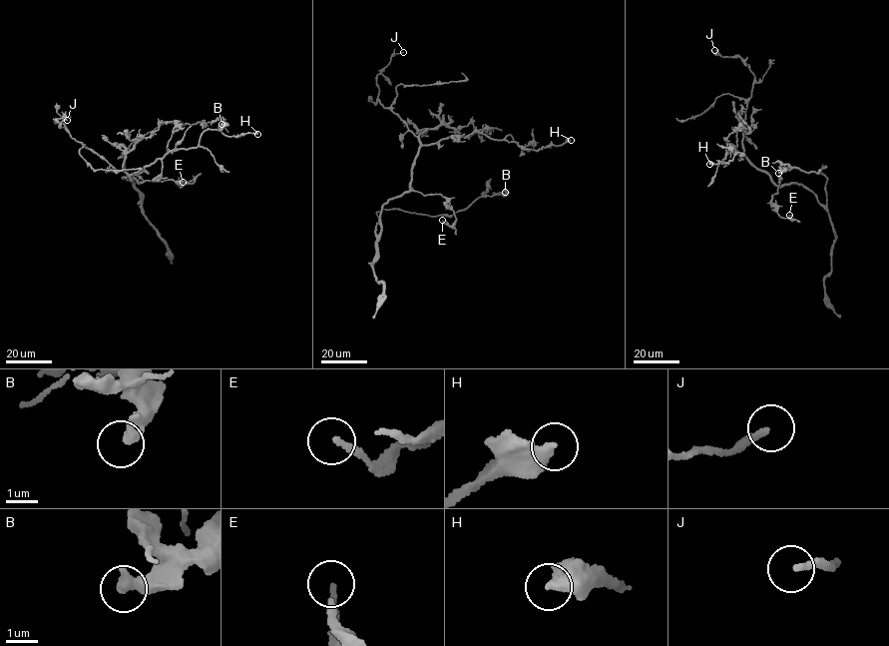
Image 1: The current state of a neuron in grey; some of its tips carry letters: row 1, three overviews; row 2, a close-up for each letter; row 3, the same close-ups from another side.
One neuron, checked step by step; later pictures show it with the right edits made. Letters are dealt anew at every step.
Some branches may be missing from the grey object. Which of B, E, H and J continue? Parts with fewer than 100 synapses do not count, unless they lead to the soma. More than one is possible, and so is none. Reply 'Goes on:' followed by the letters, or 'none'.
Goes on: H

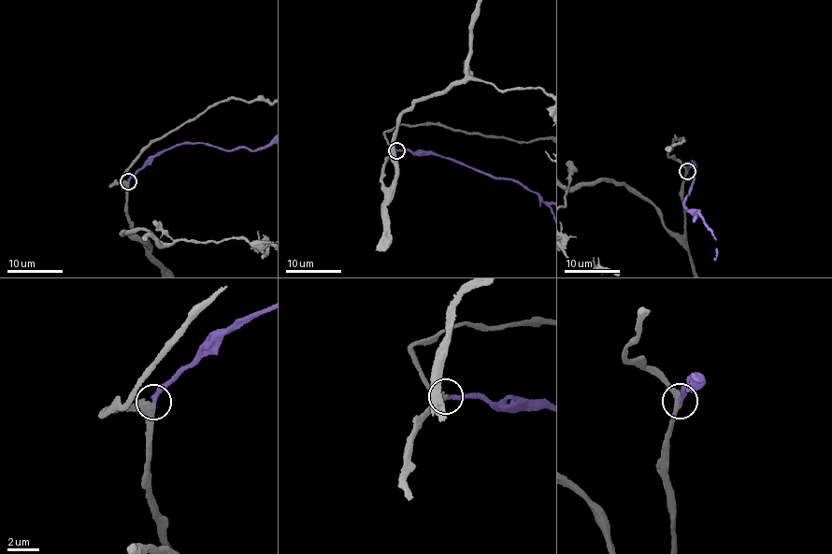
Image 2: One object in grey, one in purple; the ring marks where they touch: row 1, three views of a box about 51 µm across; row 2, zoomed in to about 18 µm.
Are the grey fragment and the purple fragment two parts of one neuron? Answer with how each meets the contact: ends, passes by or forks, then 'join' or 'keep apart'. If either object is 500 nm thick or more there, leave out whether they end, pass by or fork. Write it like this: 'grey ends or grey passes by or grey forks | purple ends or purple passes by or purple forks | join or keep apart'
grey passes by | purple ends | join

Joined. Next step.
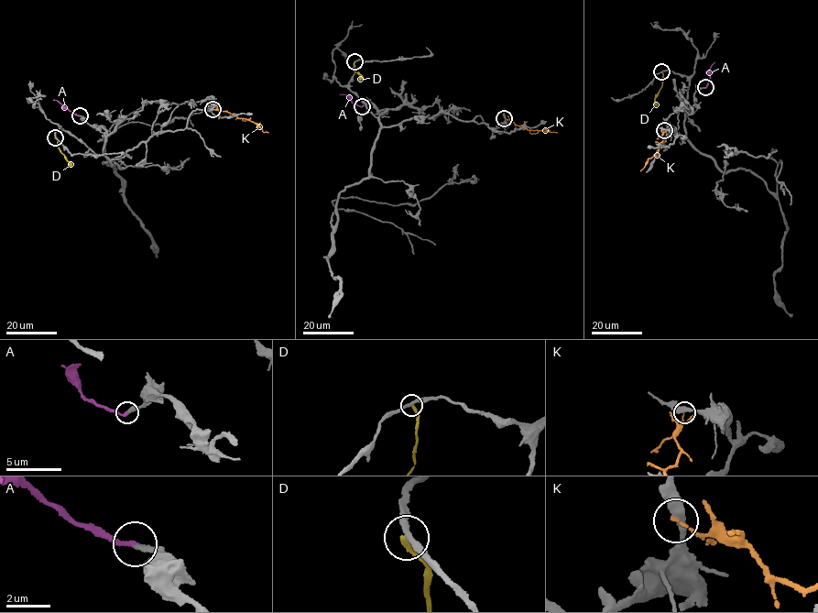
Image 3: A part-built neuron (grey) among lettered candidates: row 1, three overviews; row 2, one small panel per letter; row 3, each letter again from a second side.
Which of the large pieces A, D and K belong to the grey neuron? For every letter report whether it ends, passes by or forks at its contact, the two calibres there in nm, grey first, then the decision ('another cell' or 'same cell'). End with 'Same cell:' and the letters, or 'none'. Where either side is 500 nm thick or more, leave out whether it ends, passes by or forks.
A: it ends there; 220 nm thick on the grey side, 220 nm on the other; same cell
D: it ends there; 260 nm thick on the grey side, 260 nm on the other; another cell
K: it ends there; 400 nm thick on the grey side, 130 nm on the other; another cell
Same cell: A

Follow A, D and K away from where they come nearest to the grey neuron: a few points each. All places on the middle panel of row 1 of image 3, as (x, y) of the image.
A: (362, 106), (352, 103), (346, 95), (340, 94)
D: (354, 61), (353, 70), (361, 75), (360, 81)
K: (504, 118), (528, 129), (557, 132)

